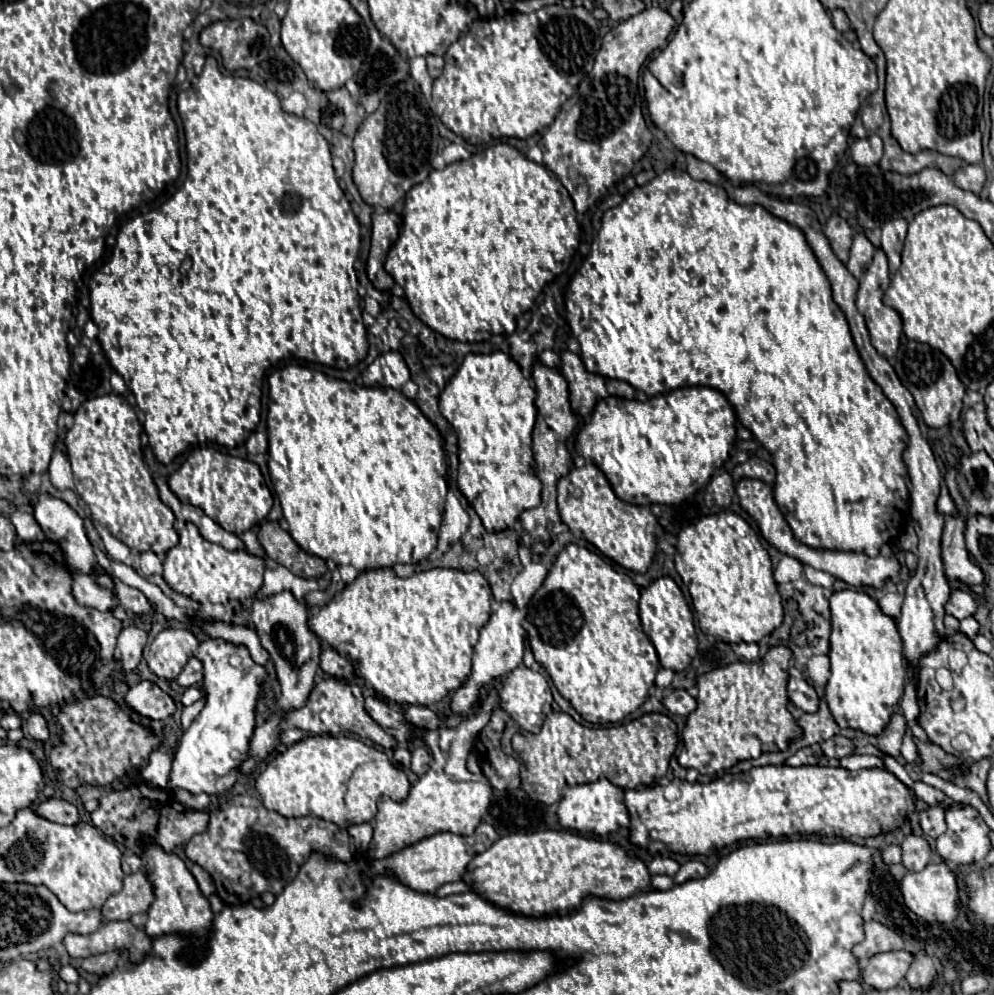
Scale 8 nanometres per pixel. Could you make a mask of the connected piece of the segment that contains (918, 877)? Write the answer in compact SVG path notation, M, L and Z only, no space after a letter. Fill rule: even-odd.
M946 863L928 865L926 869L918 873L906 873L902 879L902 897L908 909L912 909L918 917L924 921L940 921L940 923L952 923L958 917L960 911L960 899L958 899L958 881L952 869Z

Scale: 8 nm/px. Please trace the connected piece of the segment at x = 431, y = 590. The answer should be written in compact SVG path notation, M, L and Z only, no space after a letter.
M392 569L364 571L354 579L352 585L348 585L348 587L344 587L344 591L336 593L330 603L326 603L322 609L312 613L308 617L308 627L320 641L328 643L342 657L346 657L354 667L354 675L358 679L362 679L362 683L366 687L372 687L376 693L380 693L384 699L394 701L398 705L426 705L428 707L428 705L438 703L440 699L444 699L450 691L456 691L466 681L466 677L470 675L470 671L472 671L472 653L474 653L474 643L478 641L478 631L484 627L484 623L490 619L490 613L492 613L490 595L492 595L490 585L478 571L464 573L464 571L450 571L450 569L430 569L430 571L422 571L418 575L412 575L412 577L398 577Z

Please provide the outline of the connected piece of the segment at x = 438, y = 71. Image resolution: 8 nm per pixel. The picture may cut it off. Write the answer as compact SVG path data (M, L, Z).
M428 55L426 61L428 61L428 71L430 71L430 77L432 77L432 79L436 79L438 75L442 75L442 67L444 67L442 57L438 57L438 55Z

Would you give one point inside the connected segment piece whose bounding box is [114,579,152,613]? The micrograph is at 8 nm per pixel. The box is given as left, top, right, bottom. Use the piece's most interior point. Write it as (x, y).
(132, 599)

